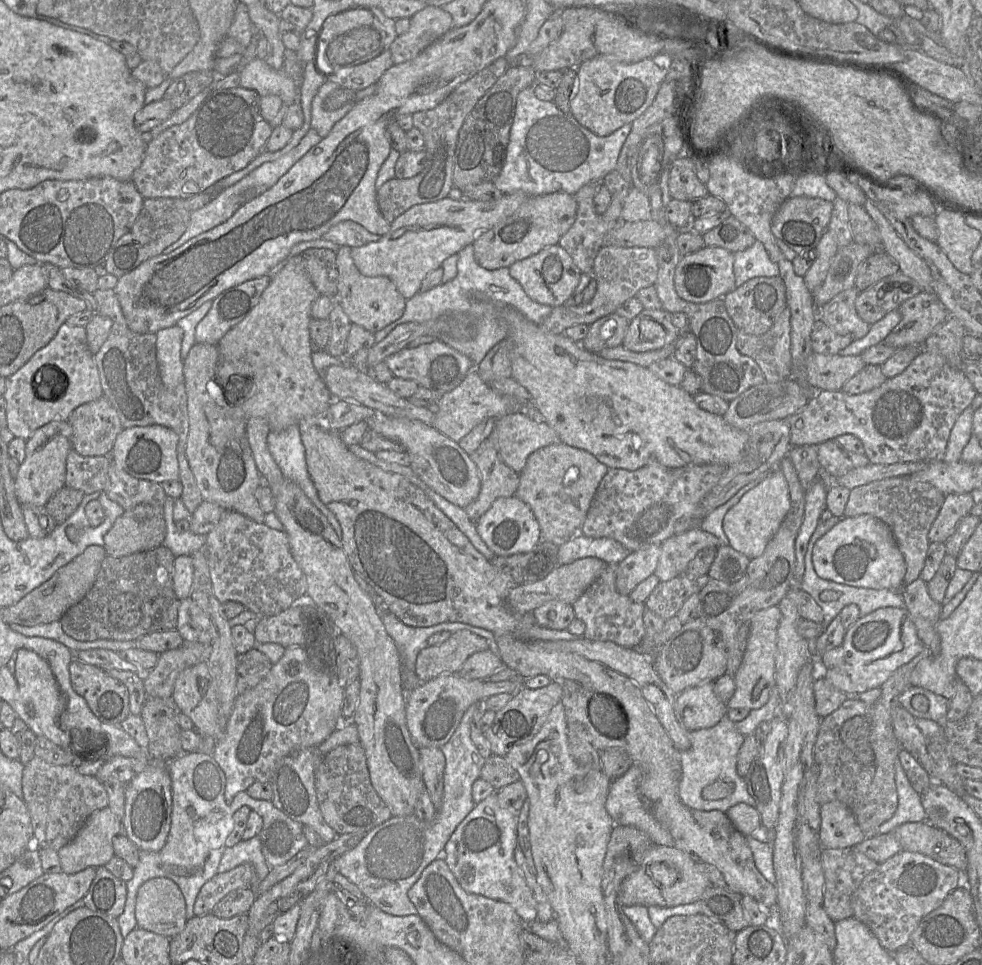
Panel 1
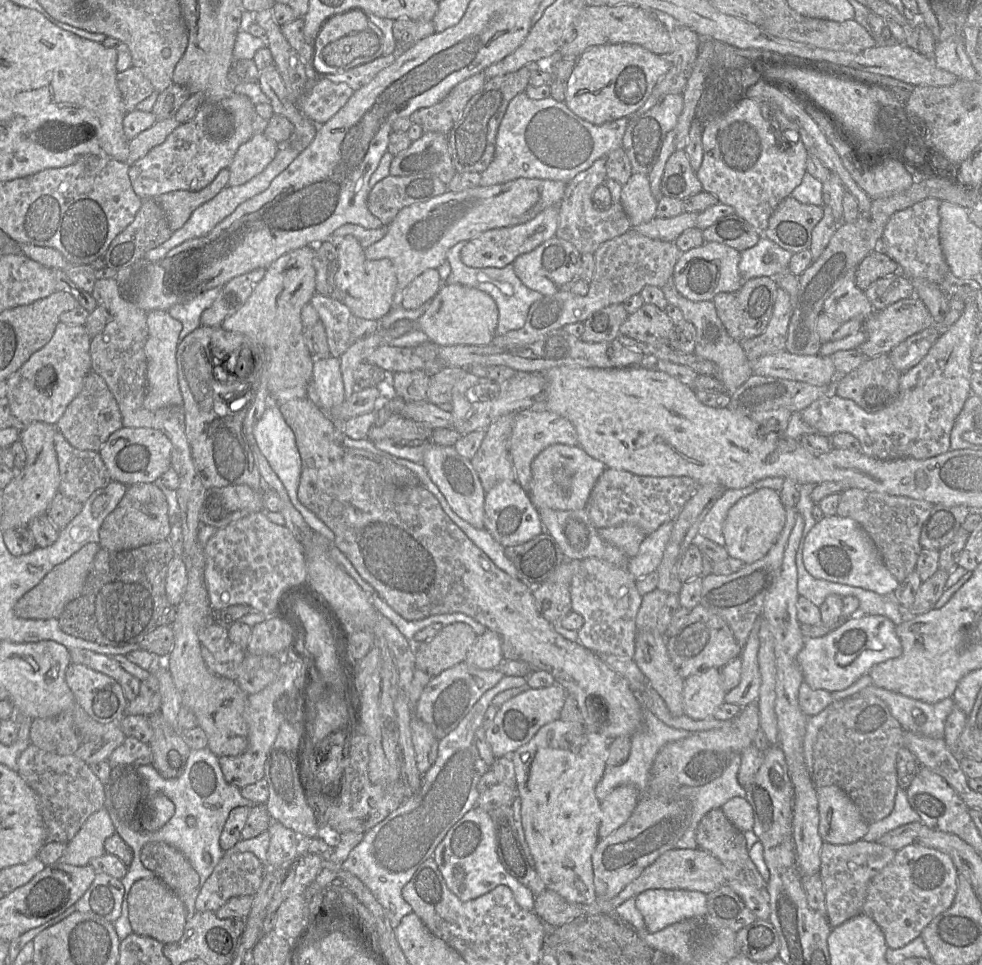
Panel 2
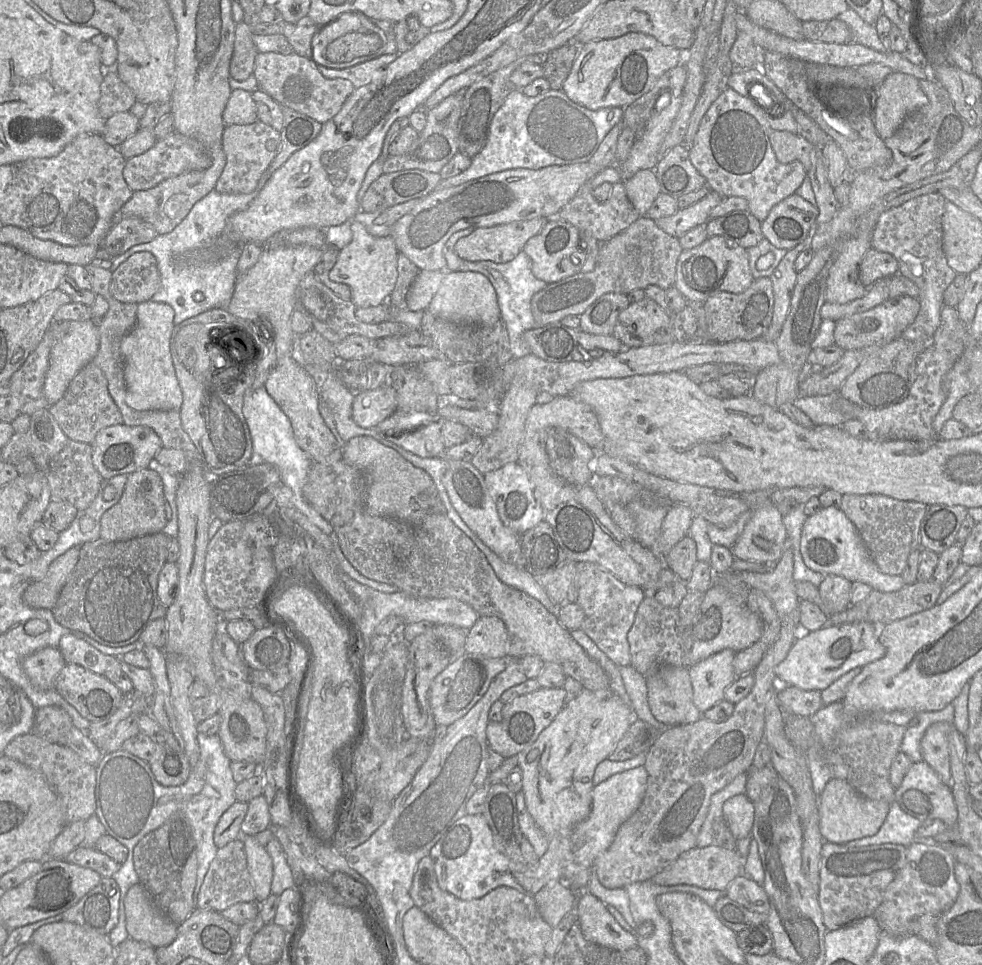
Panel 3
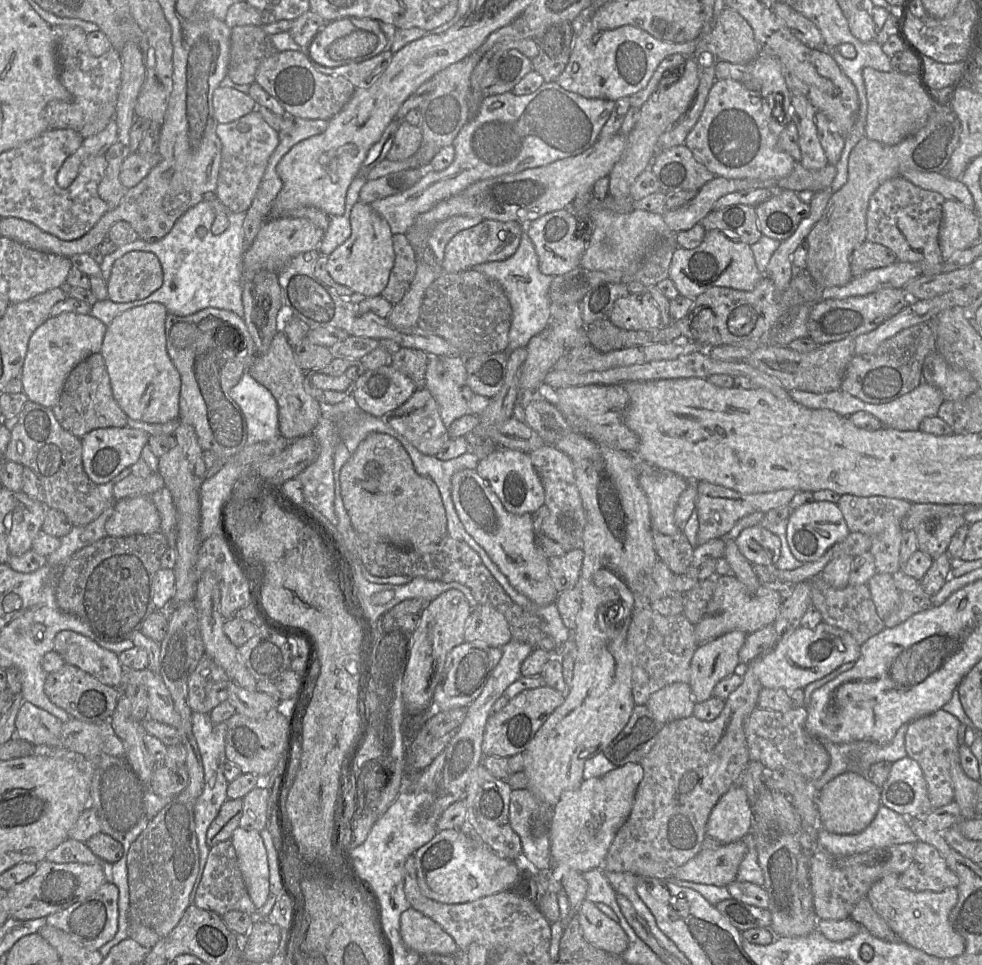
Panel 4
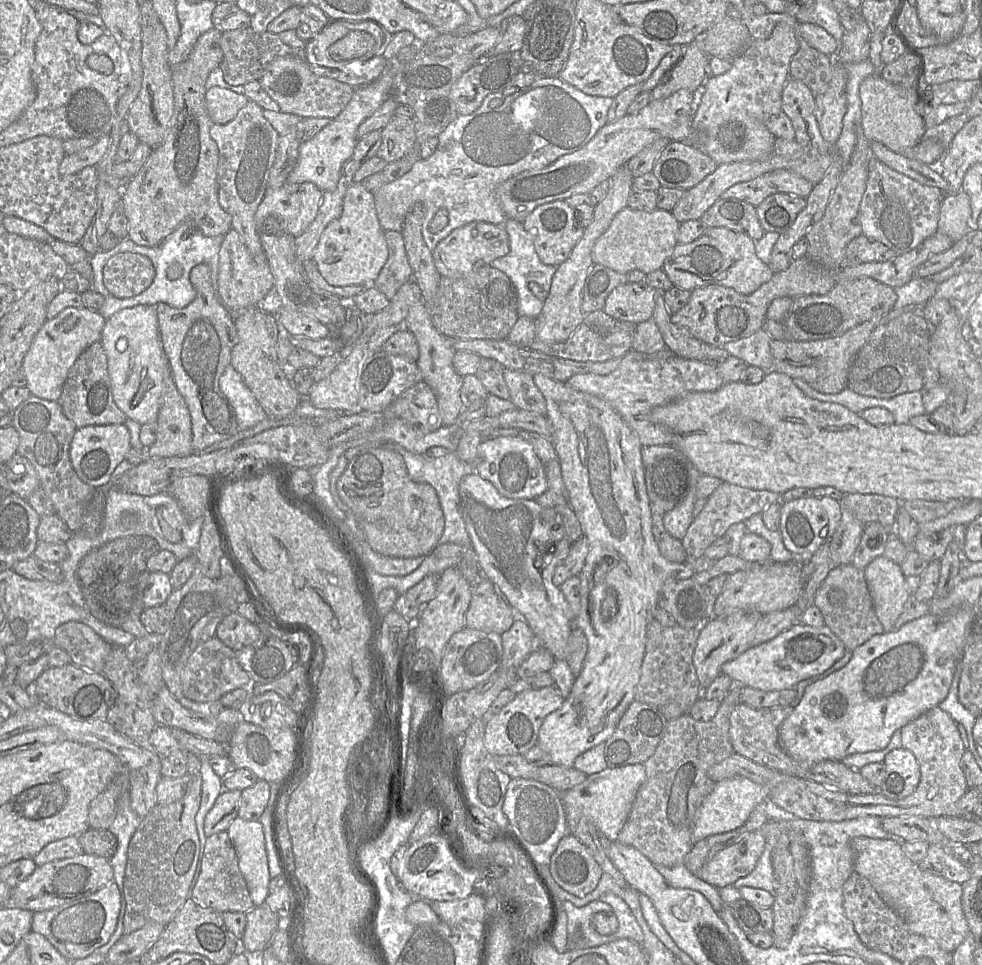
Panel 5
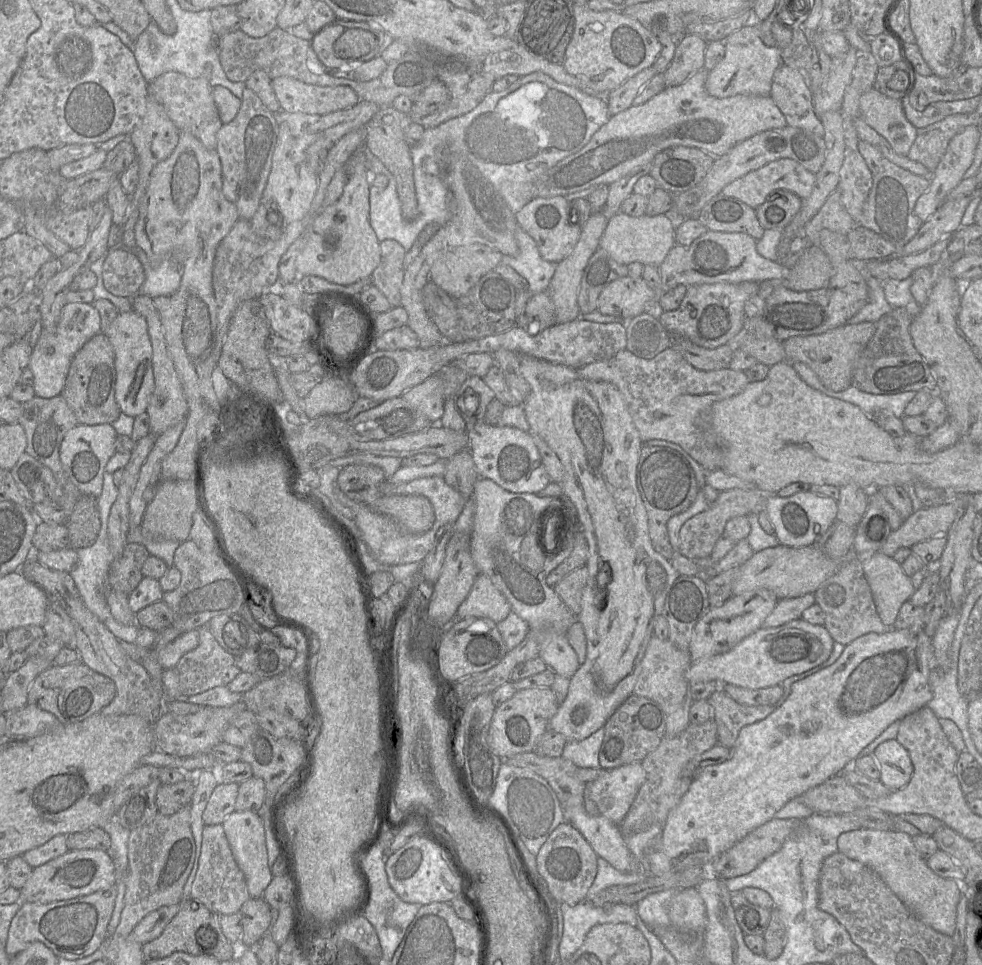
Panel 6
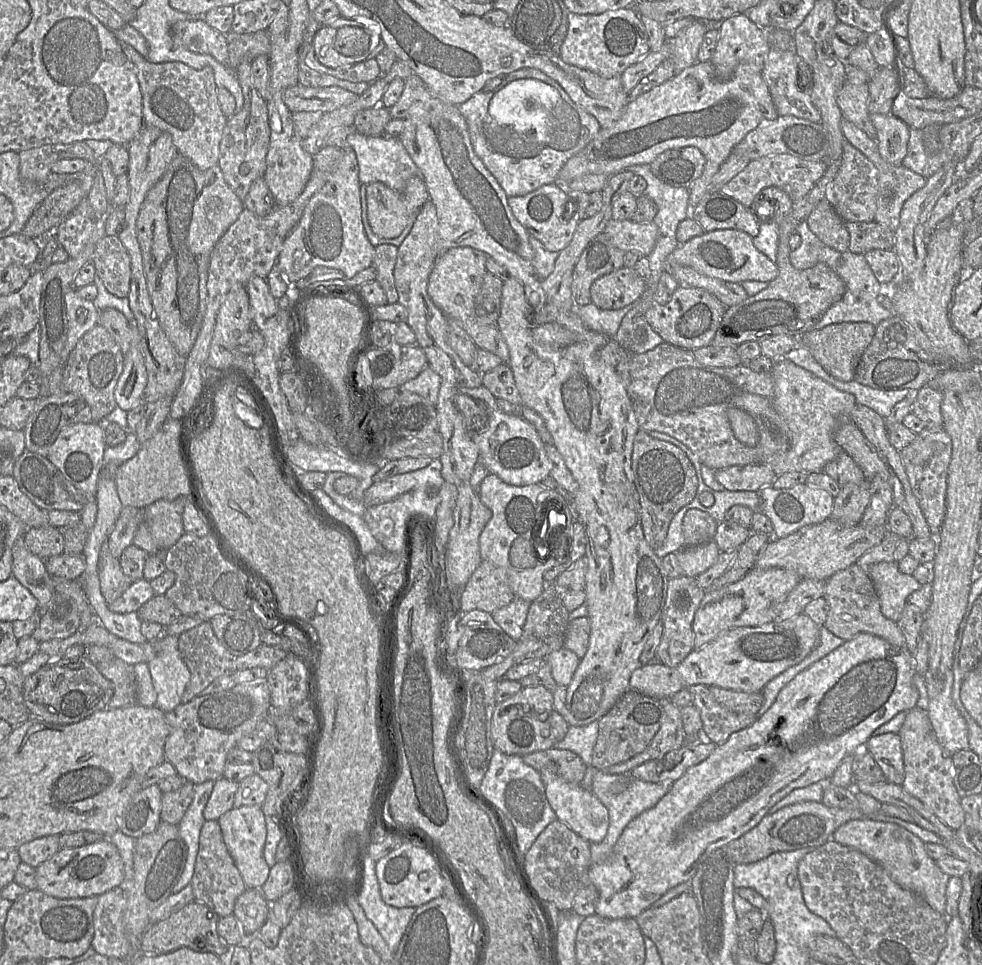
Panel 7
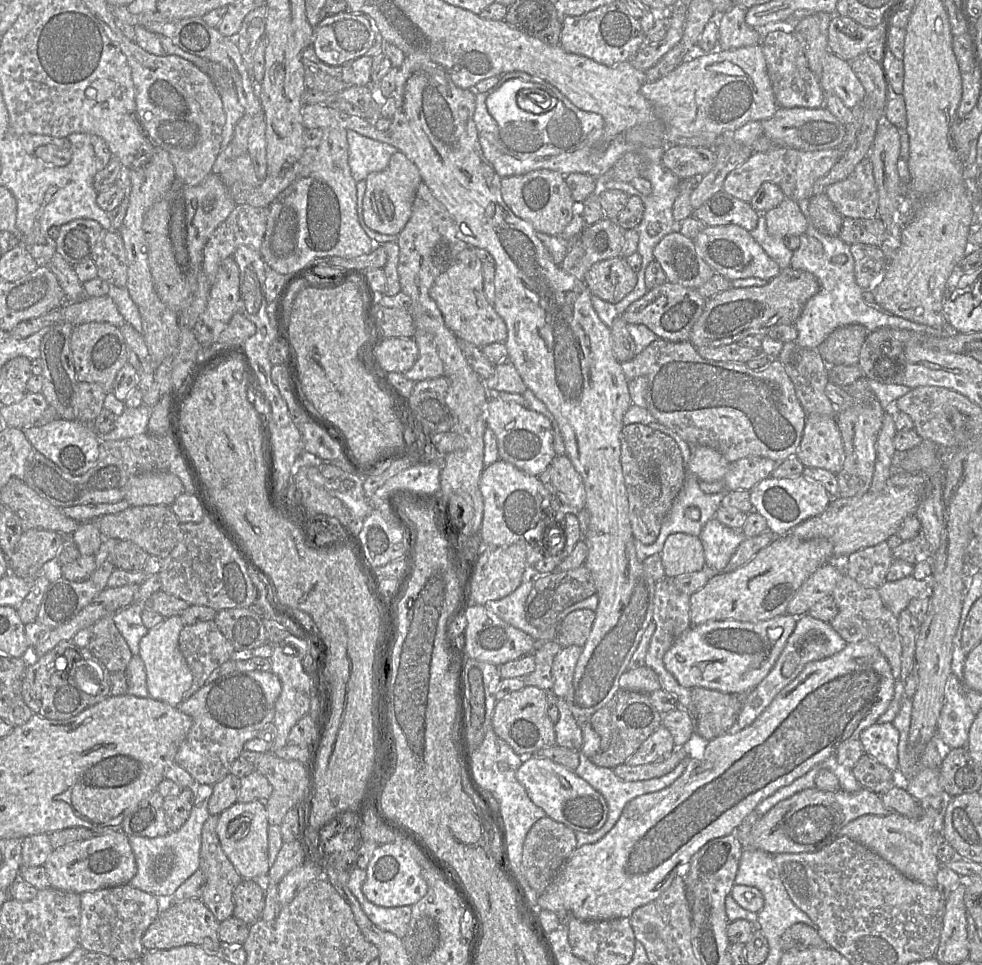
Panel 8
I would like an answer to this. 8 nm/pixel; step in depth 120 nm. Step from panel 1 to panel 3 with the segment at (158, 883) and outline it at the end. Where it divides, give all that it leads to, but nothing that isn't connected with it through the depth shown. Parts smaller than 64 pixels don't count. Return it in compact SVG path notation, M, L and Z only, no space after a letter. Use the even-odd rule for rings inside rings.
M140 883L127 892L125 915L126 930L133 940L159 948L171 944L177 936L178 925L152 903Z

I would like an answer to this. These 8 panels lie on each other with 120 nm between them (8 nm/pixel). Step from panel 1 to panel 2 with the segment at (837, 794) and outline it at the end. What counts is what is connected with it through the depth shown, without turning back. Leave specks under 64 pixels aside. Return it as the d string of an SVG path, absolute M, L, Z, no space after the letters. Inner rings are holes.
M877 696L847 697L840 701L833 701L833 702L836 702L836 708L830 713L825 724L819 730L816 742L814 744L814 748L813 748L814 767L812 773L812 780L816 788L835 785L841 788L842 790L844 790L846 794L850 797L850 799L853 801L857 809L859 810L863 819L869 825L871 825L889 816L894 808L895 796L898 789L896 759L899 750L902 747L904 747L904 743L903 743L904 731L901 725L899 724L899 722L892 716L886 702L878 698Z

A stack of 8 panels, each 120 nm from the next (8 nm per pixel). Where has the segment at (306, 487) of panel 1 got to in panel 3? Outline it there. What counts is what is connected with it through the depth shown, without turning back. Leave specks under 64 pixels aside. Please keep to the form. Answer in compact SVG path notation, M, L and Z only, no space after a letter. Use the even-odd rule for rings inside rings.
M265 387L250 388L246 391L242 410L250 430L255 458L275 466L280 473L283 485L289 487L293 493L293 505L326 535L330 536L333 534L331 524L303 496L303 487L307 481L311 463L308 455L299 447L295 440L289 418L269 395Z

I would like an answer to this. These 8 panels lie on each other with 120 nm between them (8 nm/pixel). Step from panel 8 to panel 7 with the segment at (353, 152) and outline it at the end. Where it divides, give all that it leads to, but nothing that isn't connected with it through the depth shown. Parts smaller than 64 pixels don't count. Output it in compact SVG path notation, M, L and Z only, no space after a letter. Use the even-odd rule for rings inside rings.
M356 131L346 138L346 143L356 153L359 166L359 180L361 184L366 185L366 188L372 182L382 182L391 189L402 192L410 177L420 176L422 178L419 168L398 137L388 135L366 136Z

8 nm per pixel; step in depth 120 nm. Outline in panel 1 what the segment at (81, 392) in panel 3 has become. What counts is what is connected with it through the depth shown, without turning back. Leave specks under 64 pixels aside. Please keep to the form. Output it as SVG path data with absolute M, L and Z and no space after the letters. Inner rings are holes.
M105 396L80 405L69 416L72 449L82 456L109 456L117 436L124 429L116 410Z

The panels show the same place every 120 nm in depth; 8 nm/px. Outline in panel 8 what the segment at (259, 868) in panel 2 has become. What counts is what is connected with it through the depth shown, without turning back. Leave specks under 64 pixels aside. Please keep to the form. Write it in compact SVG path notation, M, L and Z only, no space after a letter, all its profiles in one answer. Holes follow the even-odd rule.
M209 816L202 827L199 869L206 877L201 900L218 922L233 916L233 890L243 879L223 852L216 832L218 816Z

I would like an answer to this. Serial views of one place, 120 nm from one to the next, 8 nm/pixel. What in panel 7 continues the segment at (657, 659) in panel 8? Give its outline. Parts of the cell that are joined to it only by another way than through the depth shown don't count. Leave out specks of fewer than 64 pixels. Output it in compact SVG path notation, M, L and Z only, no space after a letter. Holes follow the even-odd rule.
M682 575L678 578L669 579L666 600L661 615L663 634L655 653L657 662L668 667L676 668L694 649L692 624L704 595L705 590L697 584L693 577ZM694 685L686 687L692 695L692 704L698 709L701 731L715 745L723 744L731 734L749 727L758 718L756 714L738 714L718 703L708 686Z

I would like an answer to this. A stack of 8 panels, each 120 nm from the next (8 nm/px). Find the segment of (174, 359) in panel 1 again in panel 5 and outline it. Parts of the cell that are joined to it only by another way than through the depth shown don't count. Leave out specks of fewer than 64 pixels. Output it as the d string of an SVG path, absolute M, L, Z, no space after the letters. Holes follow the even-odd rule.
M137 305L120 310L106 320L101 342L108 361L116 405L141 425L156 423L163 396L163 381L172 375L163 350L156 306Z

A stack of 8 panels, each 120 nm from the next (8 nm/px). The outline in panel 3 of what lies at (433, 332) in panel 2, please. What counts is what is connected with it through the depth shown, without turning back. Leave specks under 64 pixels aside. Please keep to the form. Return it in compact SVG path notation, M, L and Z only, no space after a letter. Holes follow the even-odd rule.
M447 269L427 310L443 320L483 327L491 327L501 318L497 295L491 282L483 274L471 271L451 272Z

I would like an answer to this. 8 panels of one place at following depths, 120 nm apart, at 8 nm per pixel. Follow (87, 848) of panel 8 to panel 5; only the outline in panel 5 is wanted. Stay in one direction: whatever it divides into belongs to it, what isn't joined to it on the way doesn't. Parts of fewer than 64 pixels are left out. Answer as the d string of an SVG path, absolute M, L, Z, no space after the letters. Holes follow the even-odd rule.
M82 853L72 858L53 860L39 865L29 877L12 888L11 899L6 907L40 912L94 893L113 881L113 868L109 860Z

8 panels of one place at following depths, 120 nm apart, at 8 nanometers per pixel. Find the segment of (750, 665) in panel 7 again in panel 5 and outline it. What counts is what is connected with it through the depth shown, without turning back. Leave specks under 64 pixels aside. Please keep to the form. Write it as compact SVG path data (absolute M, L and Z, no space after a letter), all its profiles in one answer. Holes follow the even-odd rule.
M796 622L775 638L749 647L737 658L723 664L721 674L729 676L735 684L762 691L793 689L798 682L826 671L845 652L843 642L826 625L812 627Z

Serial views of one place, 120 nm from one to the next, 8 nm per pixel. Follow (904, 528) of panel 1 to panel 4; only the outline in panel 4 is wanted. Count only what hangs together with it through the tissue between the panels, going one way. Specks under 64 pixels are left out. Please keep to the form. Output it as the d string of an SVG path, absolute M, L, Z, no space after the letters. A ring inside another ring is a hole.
M843 494L837 505L850 532L861 532L871 537L870 552L875 558L877 573L895 574L901 571L900 548L903 532L901 520L911 508L912 503L884 496L858 497Z

